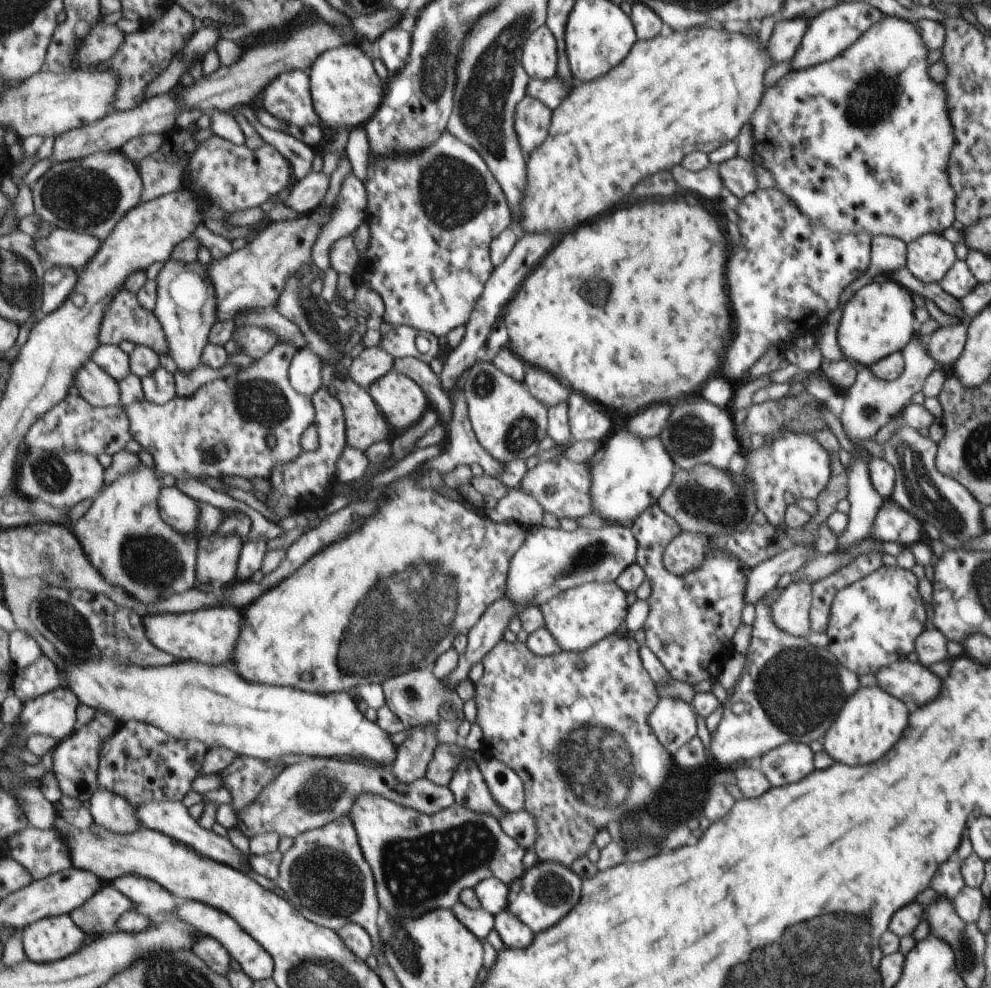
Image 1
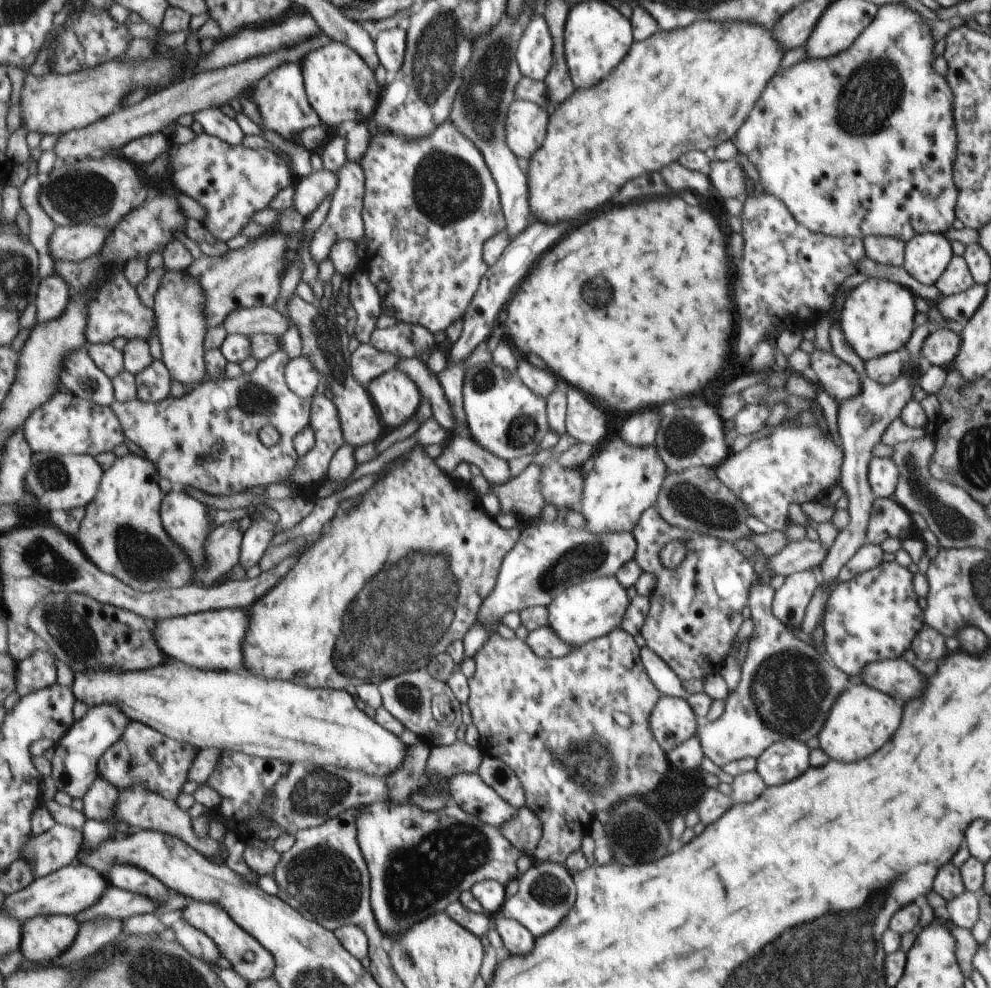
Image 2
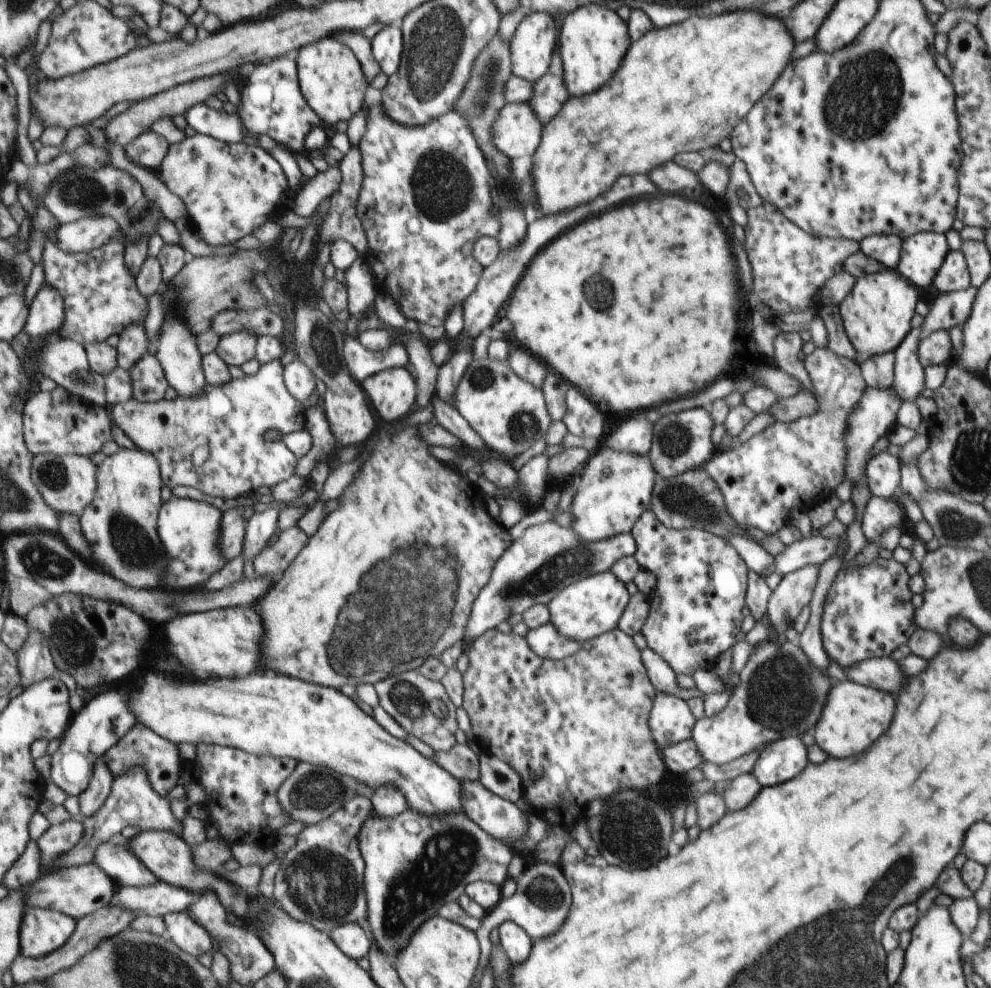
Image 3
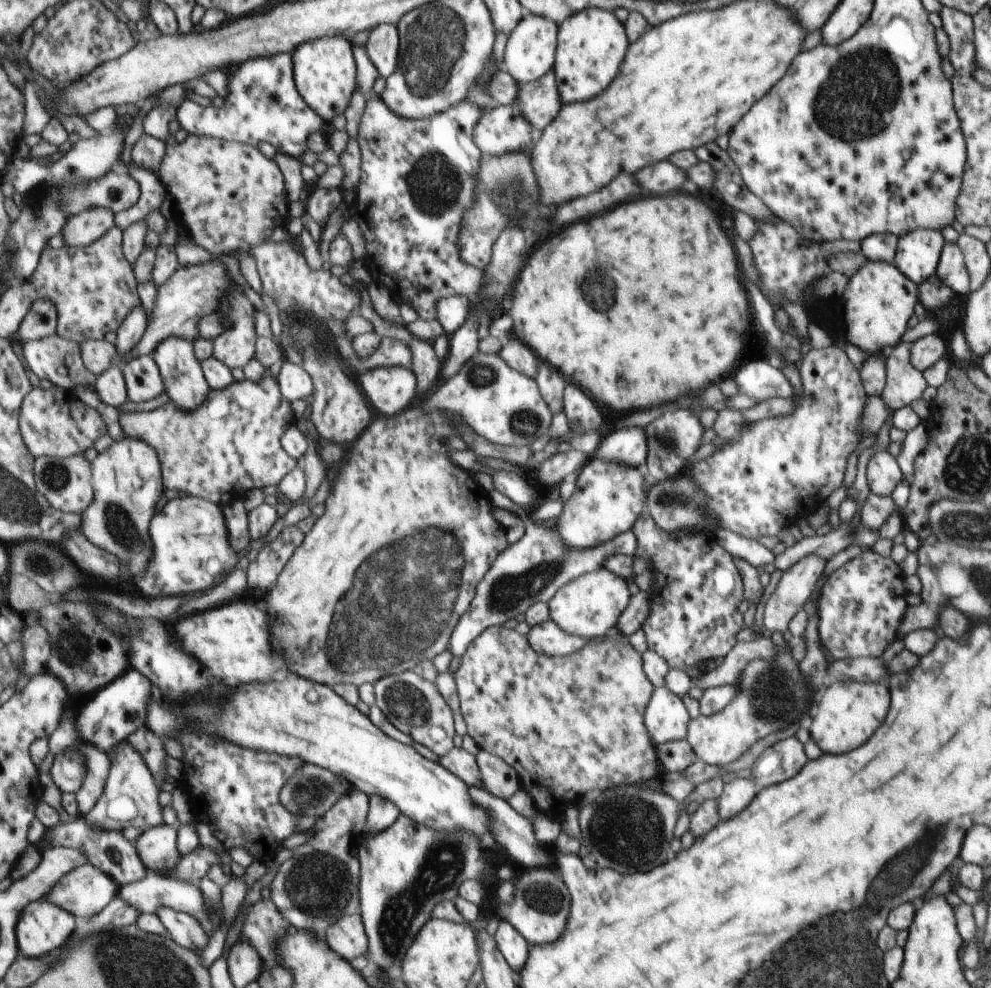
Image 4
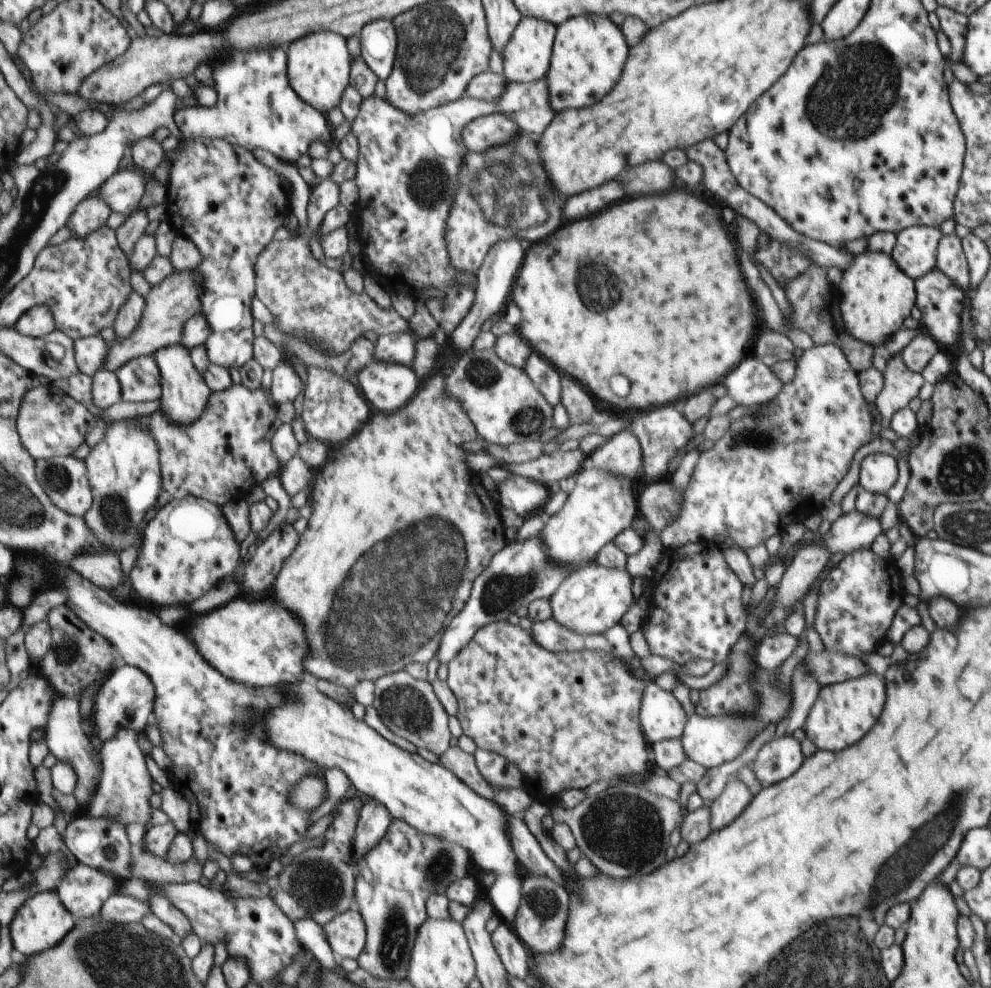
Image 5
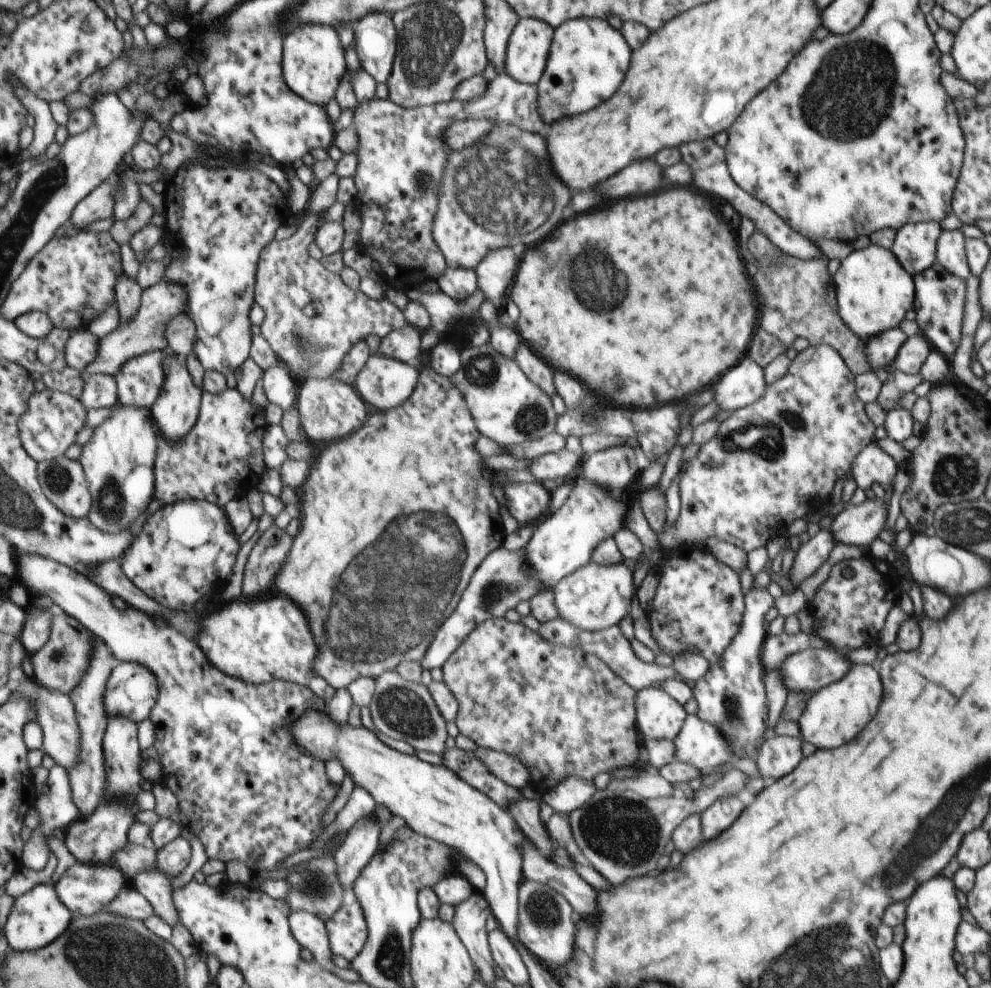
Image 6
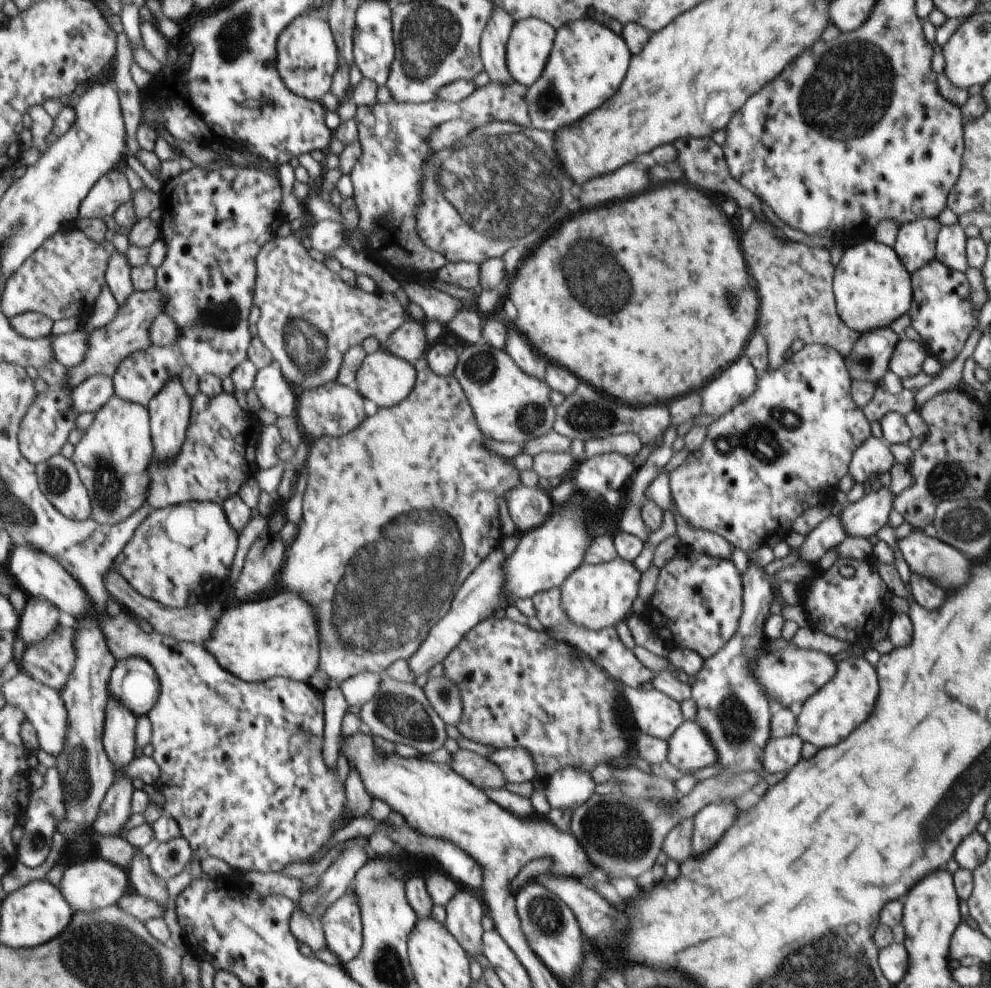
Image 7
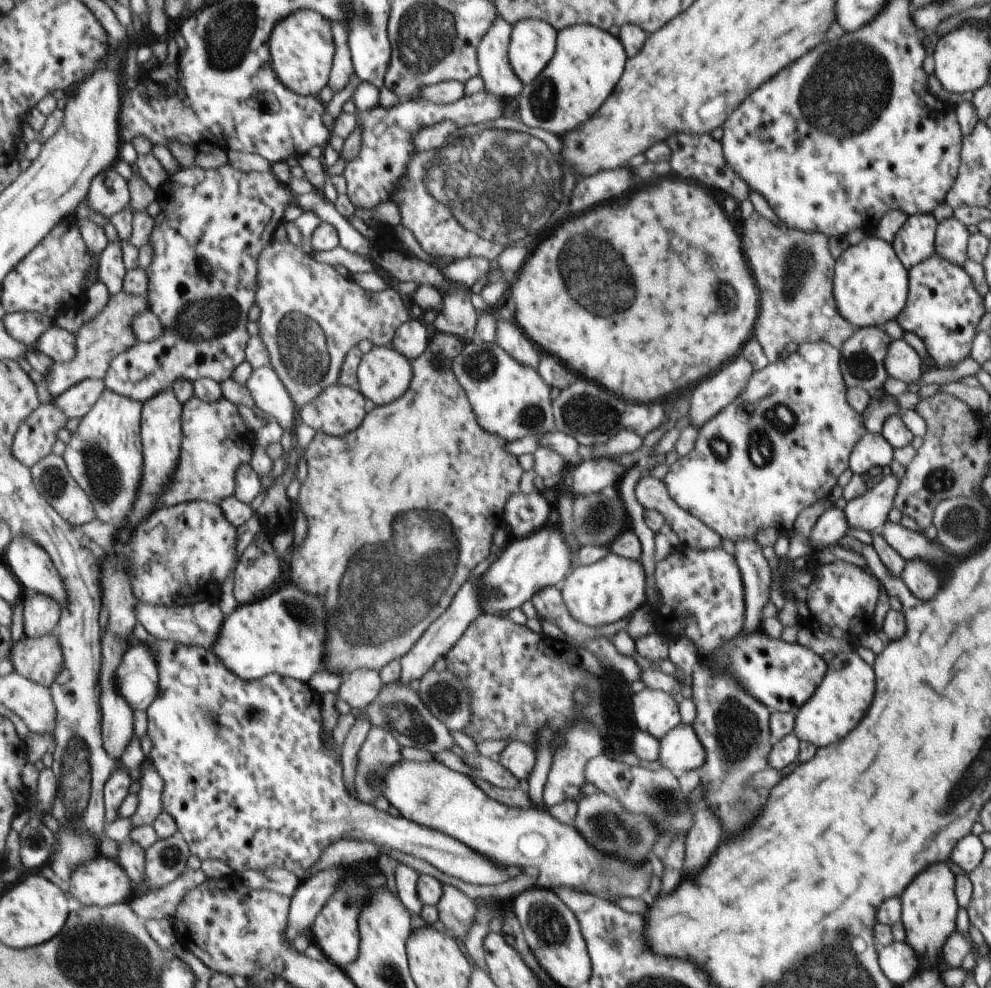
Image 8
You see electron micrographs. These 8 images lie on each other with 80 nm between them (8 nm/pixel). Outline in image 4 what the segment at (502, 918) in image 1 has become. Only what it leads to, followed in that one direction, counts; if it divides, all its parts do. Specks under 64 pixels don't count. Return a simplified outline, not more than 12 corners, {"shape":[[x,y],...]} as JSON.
{"shape":[[507,921],[493,935],[513,972],[529,956],[527,941]]}

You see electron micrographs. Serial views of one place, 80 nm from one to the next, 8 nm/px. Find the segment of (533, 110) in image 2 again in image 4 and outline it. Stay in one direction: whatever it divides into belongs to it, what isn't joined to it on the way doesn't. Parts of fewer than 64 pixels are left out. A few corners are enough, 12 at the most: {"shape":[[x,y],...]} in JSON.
{"shape":[[517,105],[483,112],[474,141],[485,156],[531,150]]}

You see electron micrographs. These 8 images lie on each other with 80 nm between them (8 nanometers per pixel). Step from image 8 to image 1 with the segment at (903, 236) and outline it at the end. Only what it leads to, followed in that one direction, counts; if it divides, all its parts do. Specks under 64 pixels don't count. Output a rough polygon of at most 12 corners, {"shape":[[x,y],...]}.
{"shape":[[939,234],[906,244],[907,270],[938,283],[955,262]]}

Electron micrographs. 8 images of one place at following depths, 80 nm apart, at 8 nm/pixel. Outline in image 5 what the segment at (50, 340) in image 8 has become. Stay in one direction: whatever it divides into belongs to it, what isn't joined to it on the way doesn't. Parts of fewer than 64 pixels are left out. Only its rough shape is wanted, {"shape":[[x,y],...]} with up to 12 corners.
{"shape":[[101,335],[77,339],[78,367],[92,378],[111,348]]}

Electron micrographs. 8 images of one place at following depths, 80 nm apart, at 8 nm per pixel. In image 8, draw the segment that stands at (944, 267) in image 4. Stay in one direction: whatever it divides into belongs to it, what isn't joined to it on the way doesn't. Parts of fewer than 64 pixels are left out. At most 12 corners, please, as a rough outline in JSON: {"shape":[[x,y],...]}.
{"shape":[[939,223],[934,254],[958,267],[966,261],[966,227]]}

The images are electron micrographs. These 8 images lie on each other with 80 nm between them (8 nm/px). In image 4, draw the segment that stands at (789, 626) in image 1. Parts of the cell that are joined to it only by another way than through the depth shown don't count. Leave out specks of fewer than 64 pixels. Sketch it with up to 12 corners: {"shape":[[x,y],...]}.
{"shape":[[825,561],[784,570],[763,606],[764,634],[788,629]]}

